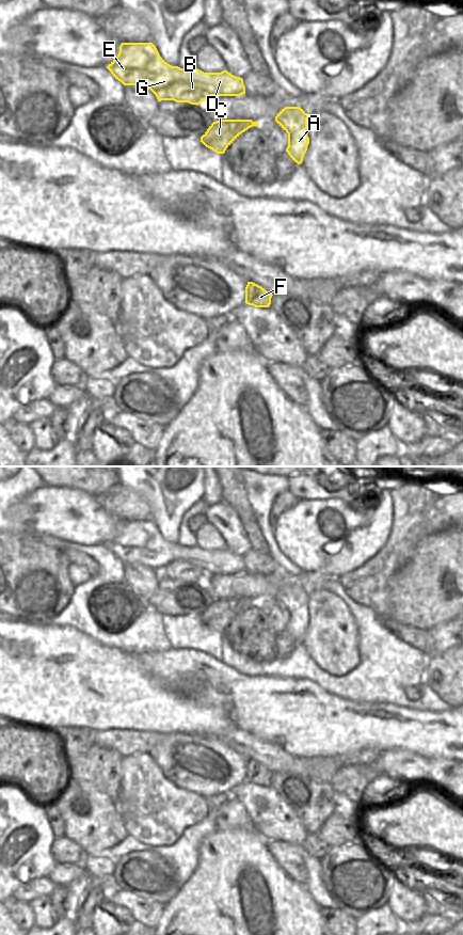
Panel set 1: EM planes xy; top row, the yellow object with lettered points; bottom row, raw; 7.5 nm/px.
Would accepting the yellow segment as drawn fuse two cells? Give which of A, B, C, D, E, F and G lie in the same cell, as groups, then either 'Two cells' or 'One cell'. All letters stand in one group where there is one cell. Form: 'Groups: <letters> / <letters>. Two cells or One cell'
Groups: A B C D E F G. One cell

